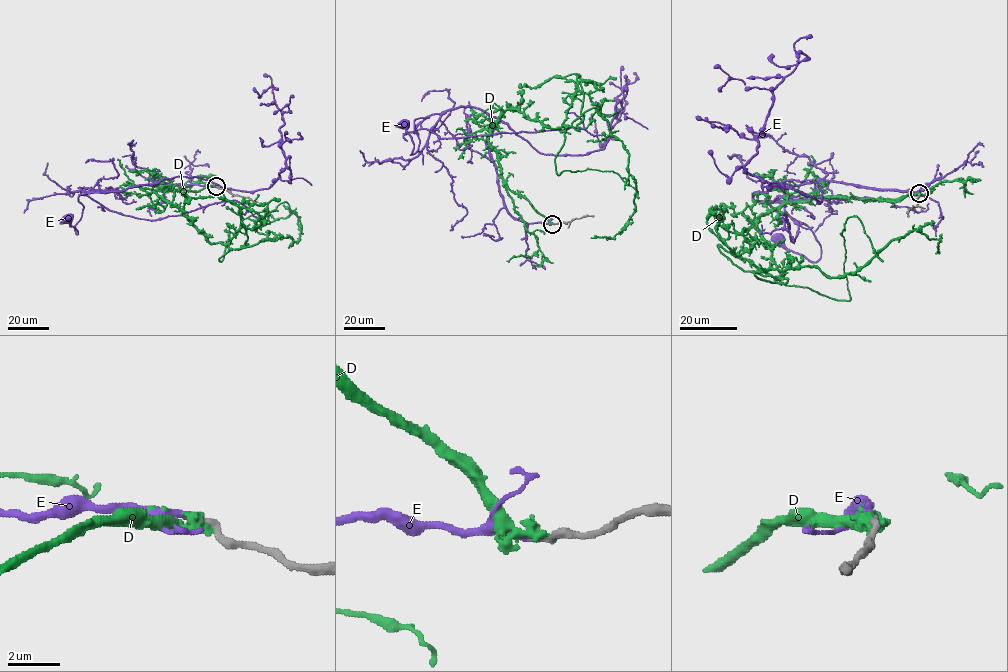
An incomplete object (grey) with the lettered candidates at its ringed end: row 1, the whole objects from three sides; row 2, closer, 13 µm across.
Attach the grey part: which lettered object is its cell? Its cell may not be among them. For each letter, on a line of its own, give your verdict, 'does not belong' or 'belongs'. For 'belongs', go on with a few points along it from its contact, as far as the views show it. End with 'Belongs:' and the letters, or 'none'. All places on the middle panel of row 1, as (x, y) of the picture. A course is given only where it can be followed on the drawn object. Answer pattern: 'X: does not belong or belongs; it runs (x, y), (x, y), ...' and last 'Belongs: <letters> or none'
D: does not belong
E: belongs; it runs (551, 224), (509, 213), (486, 143), (492, 119), (480, 110), (416, 118), (413, 154), (404, 125)
Belongs: E

